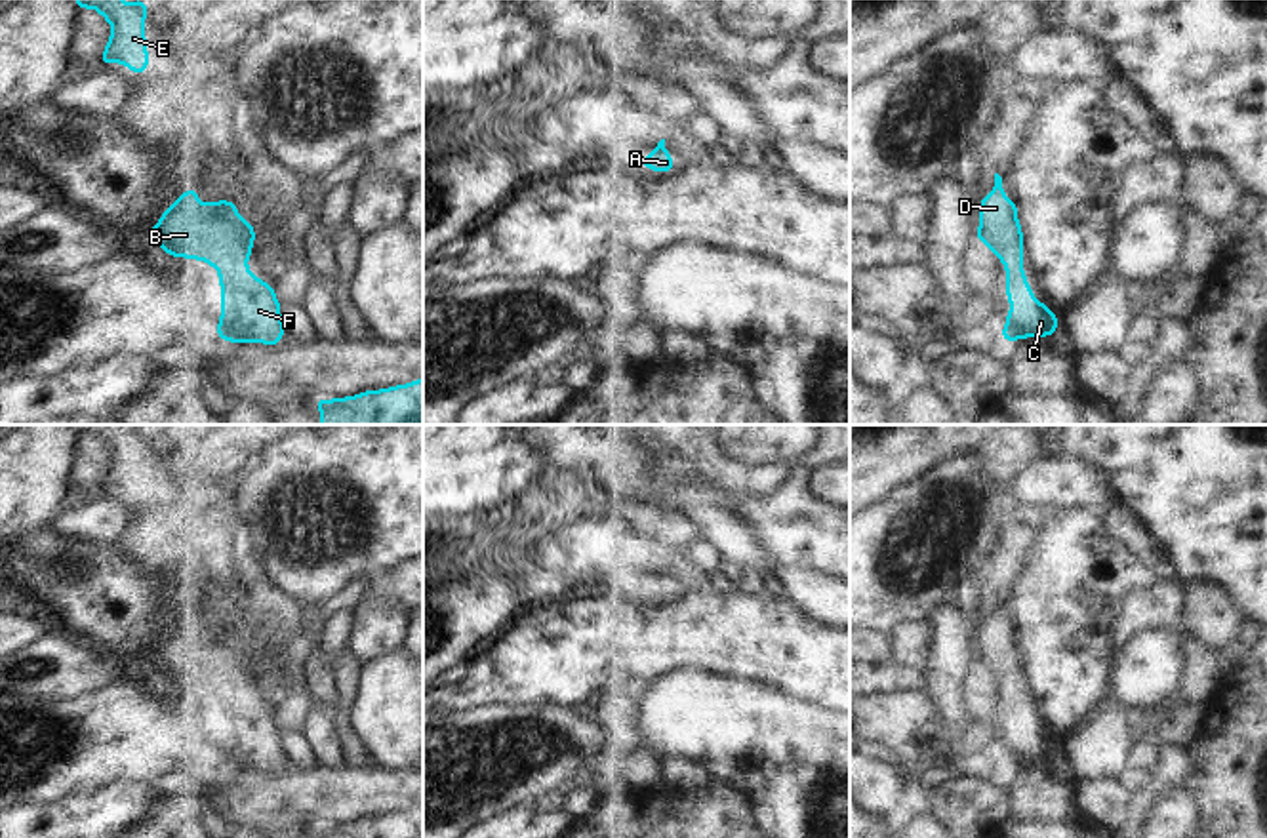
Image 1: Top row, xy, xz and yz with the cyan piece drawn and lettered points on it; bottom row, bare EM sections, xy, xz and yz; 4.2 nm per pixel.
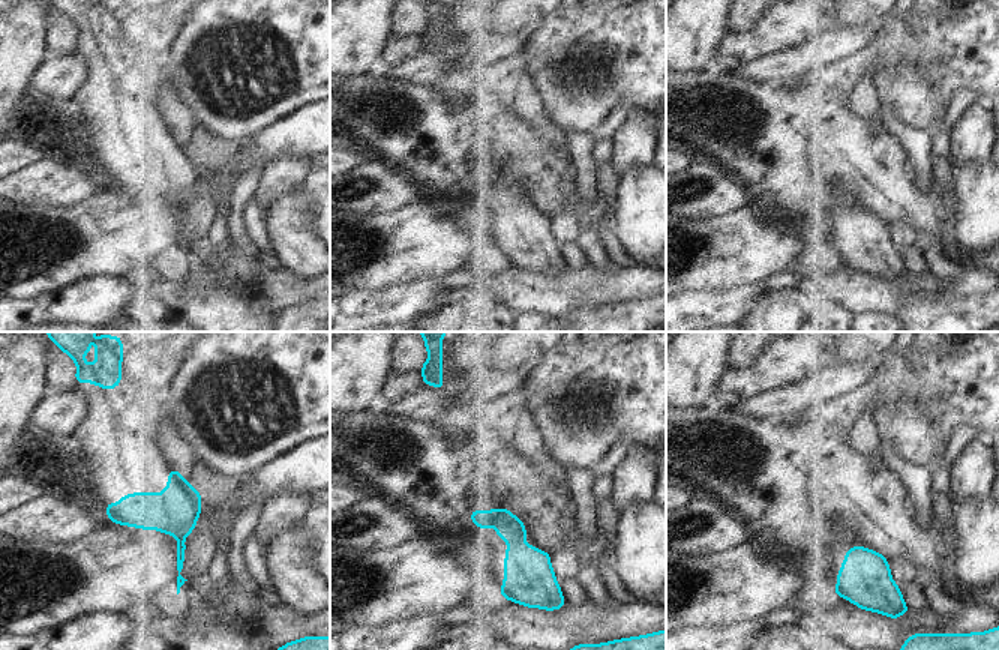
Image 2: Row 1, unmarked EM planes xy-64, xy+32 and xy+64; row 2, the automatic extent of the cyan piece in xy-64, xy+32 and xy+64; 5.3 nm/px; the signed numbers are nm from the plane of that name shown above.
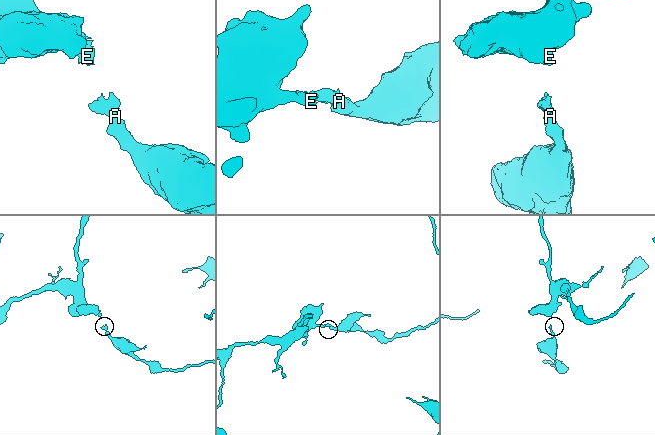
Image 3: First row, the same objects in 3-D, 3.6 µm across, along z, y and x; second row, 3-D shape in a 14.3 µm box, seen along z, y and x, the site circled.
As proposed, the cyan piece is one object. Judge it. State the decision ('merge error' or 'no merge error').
no merge error

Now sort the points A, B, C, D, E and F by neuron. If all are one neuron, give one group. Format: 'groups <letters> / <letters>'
groups A B C D E F

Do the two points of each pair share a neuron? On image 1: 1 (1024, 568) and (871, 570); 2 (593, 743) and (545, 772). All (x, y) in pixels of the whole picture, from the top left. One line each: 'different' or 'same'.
1: different
2: same

